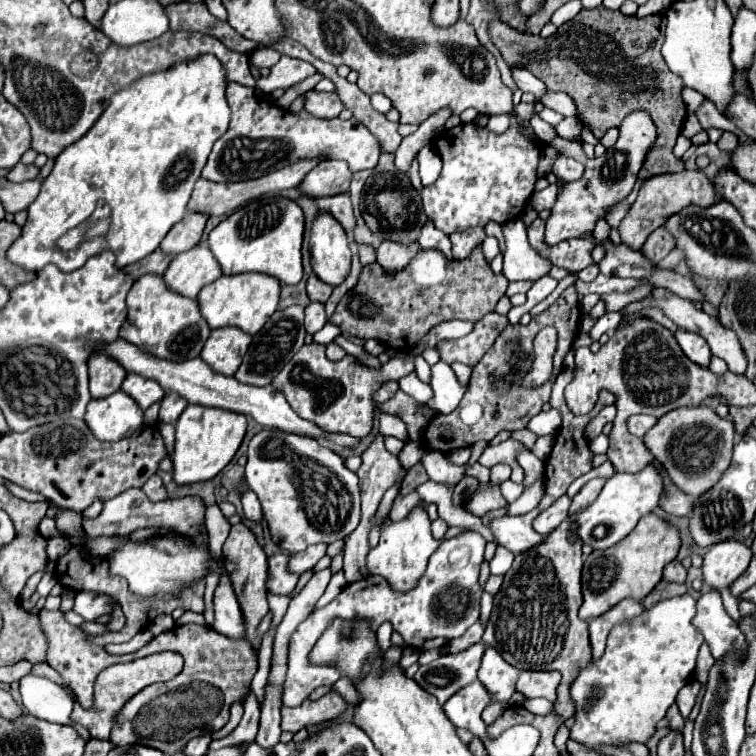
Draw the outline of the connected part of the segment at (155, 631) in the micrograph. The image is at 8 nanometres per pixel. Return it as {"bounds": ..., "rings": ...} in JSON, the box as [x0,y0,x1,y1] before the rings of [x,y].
{"bounds":[148,613,174,635],"rings":[[[162,613],[162,617],[158,615],[158,617],[148,625],[148,631],[152,631],[152,635],[160,635],[160,633],[164,633],[164,631],[170,631],[172,627],[174,627],[172,615]]]}

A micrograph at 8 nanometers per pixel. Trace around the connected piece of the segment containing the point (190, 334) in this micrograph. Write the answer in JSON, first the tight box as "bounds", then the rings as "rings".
{"bounds":[120,273,210,361],"rings":[[[146,273],[128,293],[128,319],[120,329],[120,339],[136,345],[138,349],[168,361],[188,361],[200,355],[210,327],[200,313],[198,299],[188,299],[172,291],[160,275]]]}

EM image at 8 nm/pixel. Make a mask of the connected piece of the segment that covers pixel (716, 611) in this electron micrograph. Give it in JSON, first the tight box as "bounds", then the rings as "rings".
{"bounds":[692,591,746,659],"rings":[[[716,591],[702,593],[696,607],[698,613],[692,623],[710,645],[712,657],[724,659],[728,653],[734,653],[738,659],[746,659],[746,637],[742,635],[738,623],[726,613],[720,595]]]}

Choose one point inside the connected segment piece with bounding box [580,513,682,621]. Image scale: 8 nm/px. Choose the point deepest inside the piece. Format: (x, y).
(632, 569)

